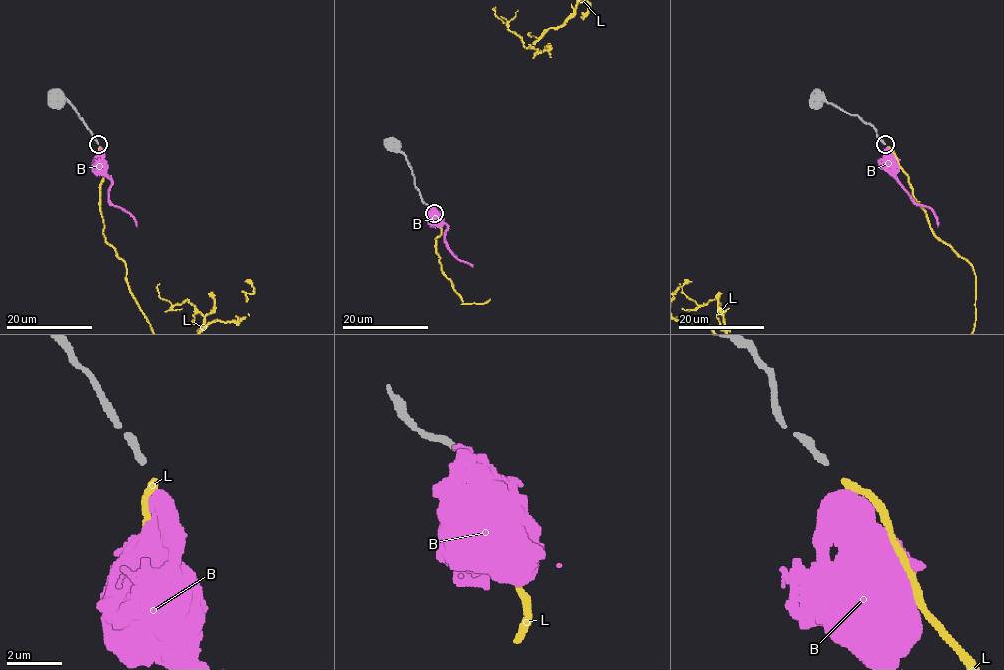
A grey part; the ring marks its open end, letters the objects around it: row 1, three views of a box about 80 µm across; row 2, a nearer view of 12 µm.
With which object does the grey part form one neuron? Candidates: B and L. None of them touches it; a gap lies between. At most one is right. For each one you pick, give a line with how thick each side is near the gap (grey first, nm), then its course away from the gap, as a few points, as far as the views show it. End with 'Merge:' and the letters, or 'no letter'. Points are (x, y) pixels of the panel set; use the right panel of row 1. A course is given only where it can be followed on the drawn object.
L: 260/240 nm
Merge: L

